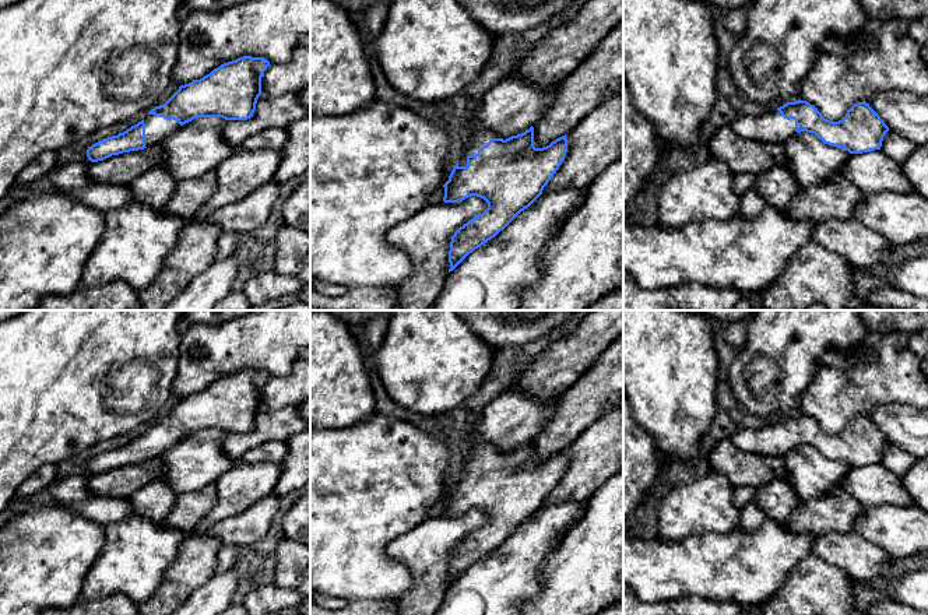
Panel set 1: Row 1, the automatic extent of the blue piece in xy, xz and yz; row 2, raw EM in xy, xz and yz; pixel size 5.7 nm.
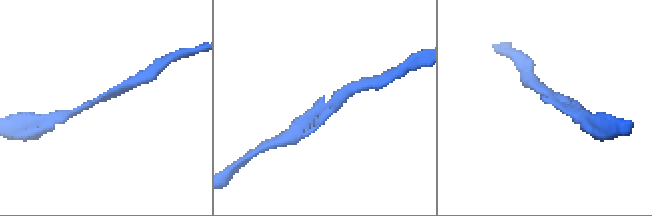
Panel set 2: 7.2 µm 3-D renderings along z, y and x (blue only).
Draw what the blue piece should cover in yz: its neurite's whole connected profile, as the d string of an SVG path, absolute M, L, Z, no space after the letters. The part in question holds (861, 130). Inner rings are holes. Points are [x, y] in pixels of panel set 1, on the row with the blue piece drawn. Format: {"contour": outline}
{"contour": "M806 101L787 102L759 116L742 113L730 127L751 141L784 144L795 133L815 134L850 154L880 150L889 127L867 102L854 103L839 122L830 122Z"}

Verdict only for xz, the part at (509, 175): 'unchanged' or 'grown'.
grown

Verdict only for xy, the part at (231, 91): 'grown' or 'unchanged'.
grown

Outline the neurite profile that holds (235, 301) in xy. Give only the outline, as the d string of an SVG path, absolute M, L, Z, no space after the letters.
M232 291L219 301L211 310L249 310L252 305L242 291Z

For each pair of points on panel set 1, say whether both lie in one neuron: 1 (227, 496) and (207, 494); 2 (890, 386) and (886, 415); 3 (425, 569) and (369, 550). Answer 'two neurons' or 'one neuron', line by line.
1: two neurons
2: two neurons
3: two neurons

